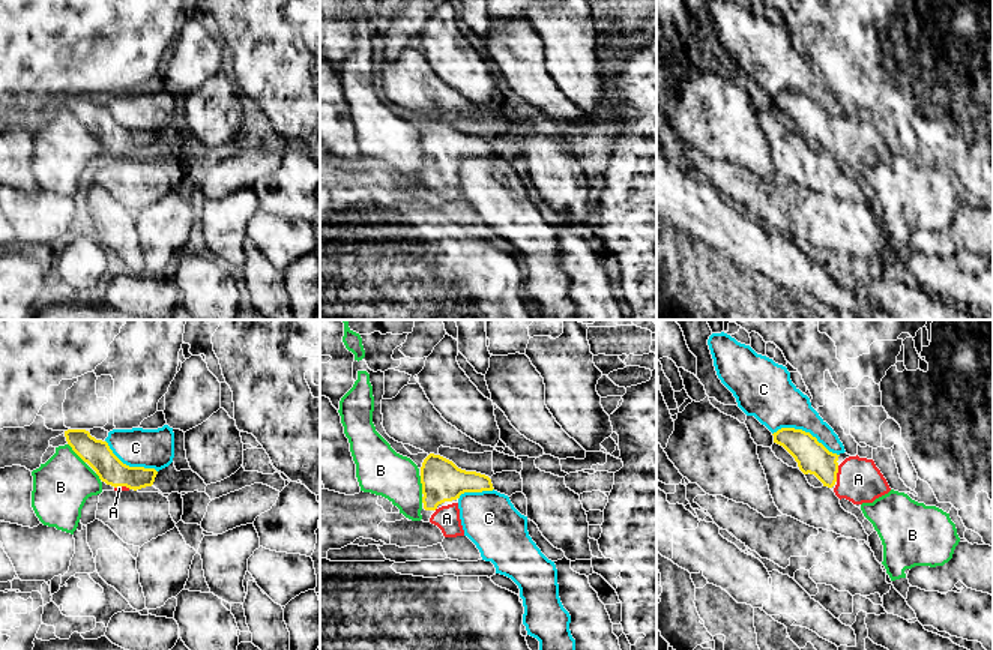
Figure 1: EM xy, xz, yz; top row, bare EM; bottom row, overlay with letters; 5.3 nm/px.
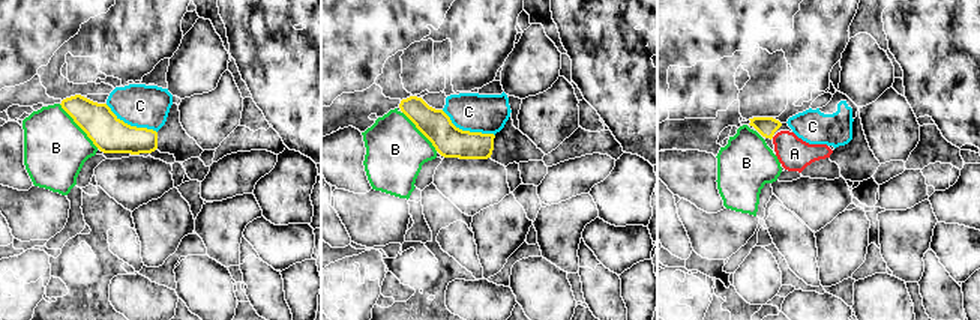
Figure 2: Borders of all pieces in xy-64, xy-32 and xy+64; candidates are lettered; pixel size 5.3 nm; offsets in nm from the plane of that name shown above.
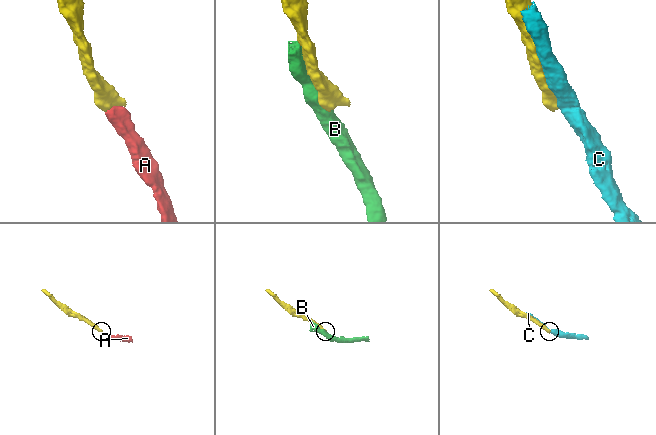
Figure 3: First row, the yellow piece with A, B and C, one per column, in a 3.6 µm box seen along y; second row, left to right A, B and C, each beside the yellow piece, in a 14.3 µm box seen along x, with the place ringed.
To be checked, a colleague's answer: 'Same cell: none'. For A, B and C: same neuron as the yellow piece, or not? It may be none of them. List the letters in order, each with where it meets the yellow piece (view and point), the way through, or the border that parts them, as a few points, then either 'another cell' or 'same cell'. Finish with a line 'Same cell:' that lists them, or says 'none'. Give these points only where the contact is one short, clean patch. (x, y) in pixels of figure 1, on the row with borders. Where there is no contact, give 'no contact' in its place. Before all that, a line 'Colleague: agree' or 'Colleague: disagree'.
Colleague: disagree
A: yz (837, 472) | across yz (811, 457), (830, 472), (837, 472), (858, 479) | same cell
B: xy (75, 452) | another cell
C: yz (804, 431) | another cell
Same cell: A

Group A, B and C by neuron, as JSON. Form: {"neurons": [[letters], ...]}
{"neurons": [["A"], ["B"], ["C"]]}

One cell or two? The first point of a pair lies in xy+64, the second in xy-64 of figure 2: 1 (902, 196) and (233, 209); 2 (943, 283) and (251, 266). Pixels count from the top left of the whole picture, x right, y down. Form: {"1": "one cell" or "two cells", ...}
{"1": "two cells", "2": "one cell"}

